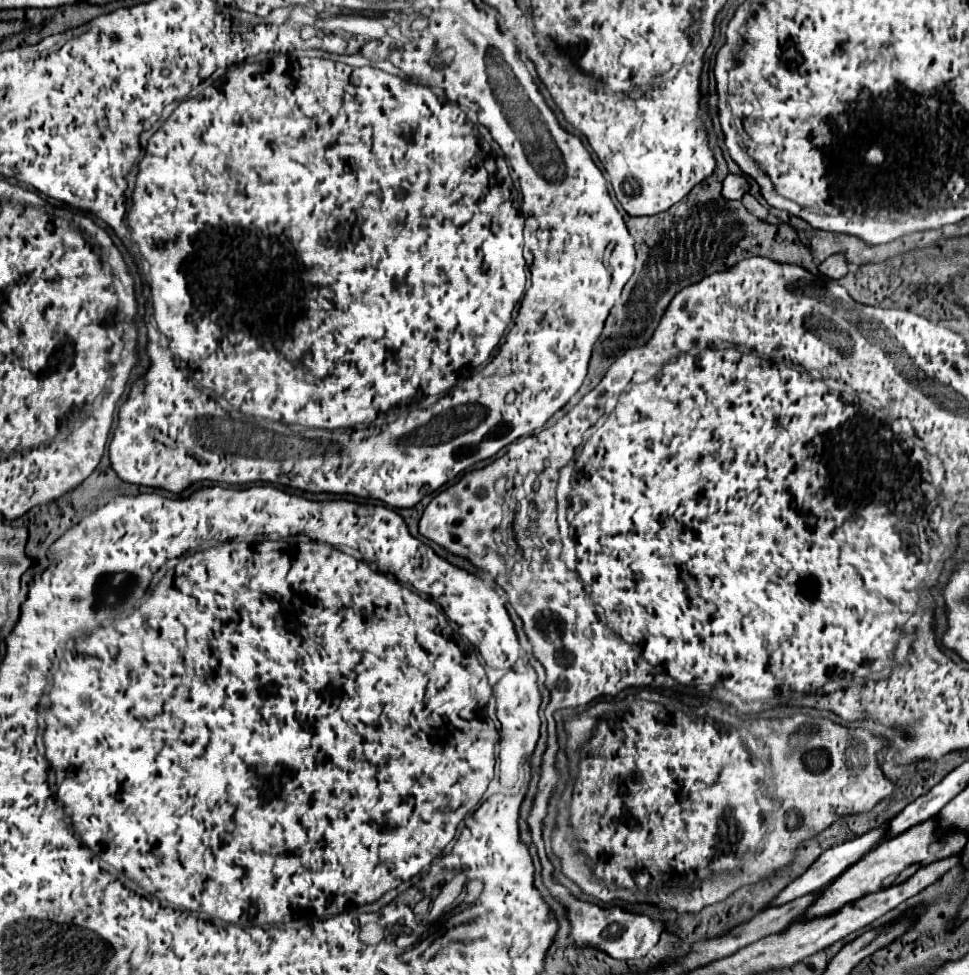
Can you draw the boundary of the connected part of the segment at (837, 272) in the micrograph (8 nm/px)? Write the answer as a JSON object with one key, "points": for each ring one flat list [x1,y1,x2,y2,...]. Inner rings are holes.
{"points":[[834,254,834,256,826,258,818,268,820,268,820,272,824,276,838,280,838,278,842,278,848,272,848,260,846,260,844,254]]}

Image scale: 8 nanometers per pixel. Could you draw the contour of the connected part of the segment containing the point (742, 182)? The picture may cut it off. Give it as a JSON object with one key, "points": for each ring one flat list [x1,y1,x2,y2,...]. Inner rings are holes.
{"points":[[728,174,722,184,722,196,728,200,740,200,748,190,750,184,742,174]]}

